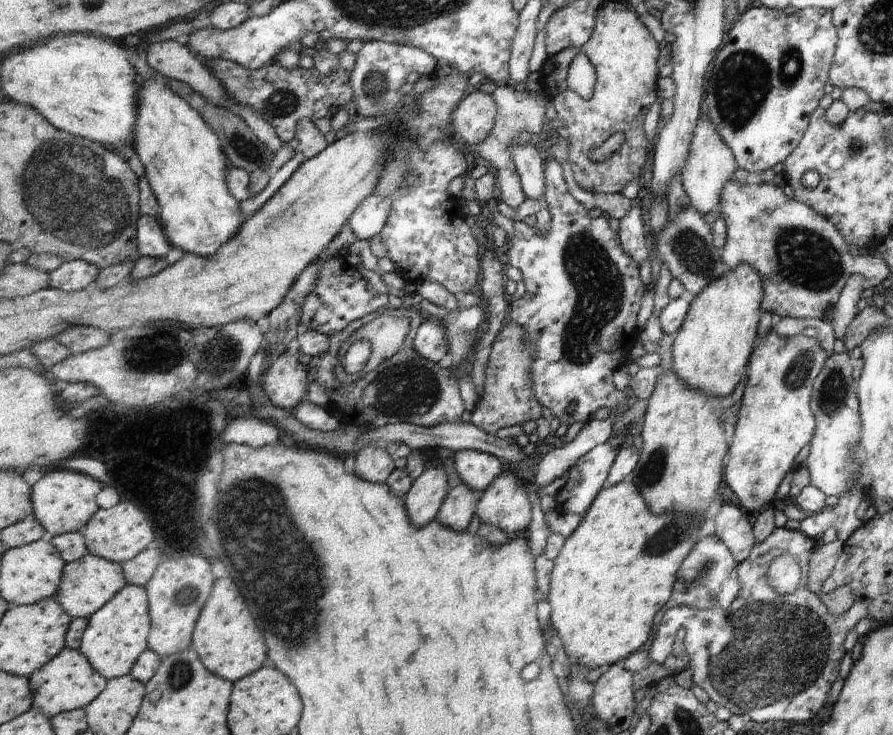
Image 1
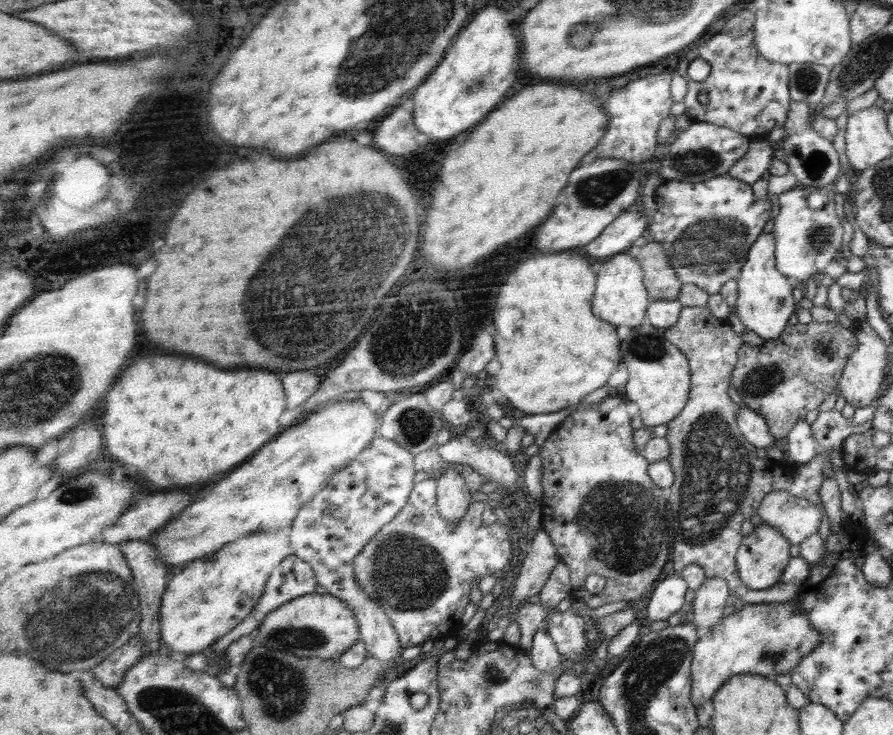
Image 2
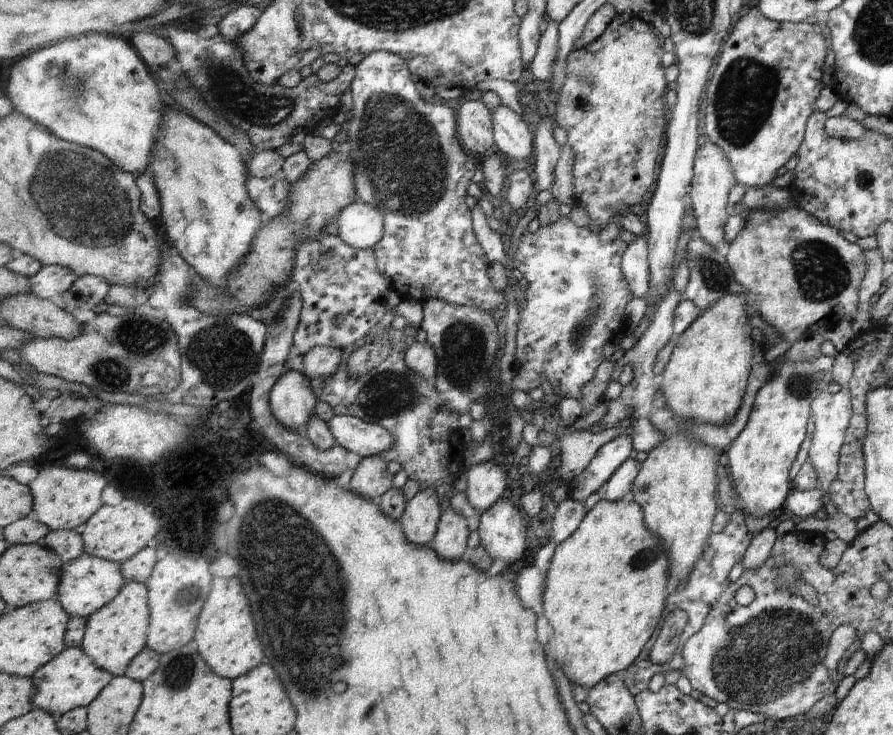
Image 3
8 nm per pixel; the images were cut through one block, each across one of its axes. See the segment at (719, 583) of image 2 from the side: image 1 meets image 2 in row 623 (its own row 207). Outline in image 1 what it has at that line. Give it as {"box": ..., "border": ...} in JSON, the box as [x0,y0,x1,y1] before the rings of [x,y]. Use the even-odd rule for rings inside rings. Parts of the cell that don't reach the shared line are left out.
{"box":[682,105,737,214],"border":[[[703,105],[702,113],[703,118],[695,135],[693,152],[684,176],[682,176],[682,184],[683,189],[692,200],[695,210],[701,214],[708,214],[708,212],[718,210],[718,202],[722,202],[723,189],[732,180],[732,176],[736,172],[737,162],[734,162],[736,158],[732,156],[732,150],[721,140],[717,129],[709,122],[705,105]]]}

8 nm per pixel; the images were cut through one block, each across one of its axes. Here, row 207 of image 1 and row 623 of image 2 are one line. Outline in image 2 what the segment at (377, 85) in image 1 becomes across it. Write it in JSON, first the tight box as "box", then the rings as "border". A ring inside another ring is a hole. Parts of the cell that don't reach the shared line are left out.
{"box":[356,478,514,649],"border":[[[434,478],[419,482],[398,518],[386,525],[370,541],[362,554],[358,555],[356,562],[358,582],[366,590],[366,594],[385,610],[398,630],[405,649],[422,646],[428,641],[439,644],[444,638],[460,632],[463,627],[462,616],[466,612],[466,606],[472,601],[474,580],[481,580],[485,574],[494,575],[504,571],[514,556],[510,527],[499,521],[484,526],[484,512],[489,507],[488,502],[473,502],[462,522],[450,524],[440,512],[438,491],[439,484]]]}

